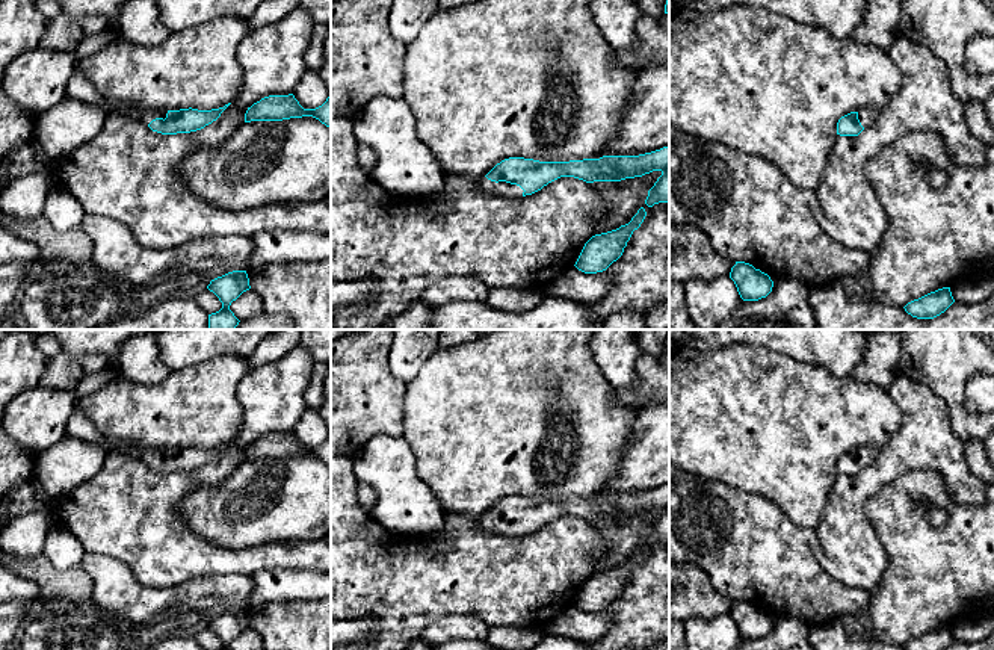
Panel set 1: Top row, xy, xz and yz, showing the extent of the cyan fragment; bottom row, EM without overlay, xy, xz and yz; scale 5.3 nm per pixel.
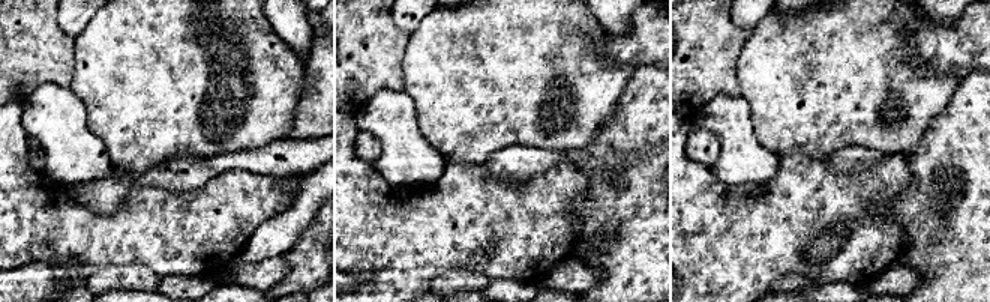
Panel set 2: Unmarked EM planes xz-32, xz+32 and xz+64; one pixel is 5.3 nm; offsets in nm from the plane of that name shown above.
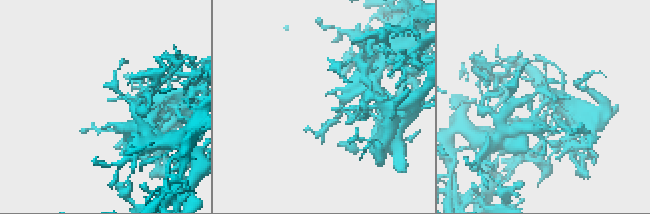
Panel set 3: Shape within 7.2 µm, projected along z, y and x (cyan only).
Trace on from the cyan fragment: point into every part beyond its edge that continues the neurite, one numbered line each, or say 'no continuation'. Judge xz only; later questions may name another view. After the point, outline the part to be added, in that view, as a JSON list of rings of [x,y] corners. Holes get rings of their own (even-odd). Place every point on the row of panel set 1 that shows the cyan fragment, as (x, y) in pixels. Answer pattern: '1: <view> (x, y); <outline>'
1: xz (503, 189); [[[486,177],[479,180],[477,190],[497,195],[497,197],[503,197],[503,198],[509,198],[509,200],[521,198],[524,192],[517,184],[511,184],[506,181],[495,183],[495,181],[488,180]]]

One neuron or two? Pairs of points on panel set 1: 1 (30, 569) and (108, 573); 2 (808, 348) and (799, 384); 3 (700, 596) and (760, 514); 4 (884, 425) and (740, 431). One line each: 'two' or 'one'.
1: two
2: two
3: two
4: one

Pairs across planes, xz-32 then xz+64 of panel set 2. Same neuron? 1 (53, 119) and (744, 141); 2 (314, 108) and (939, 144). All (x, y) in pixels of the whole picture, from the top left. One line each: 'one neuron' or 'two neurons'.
1: one neuron
2: one neuron

